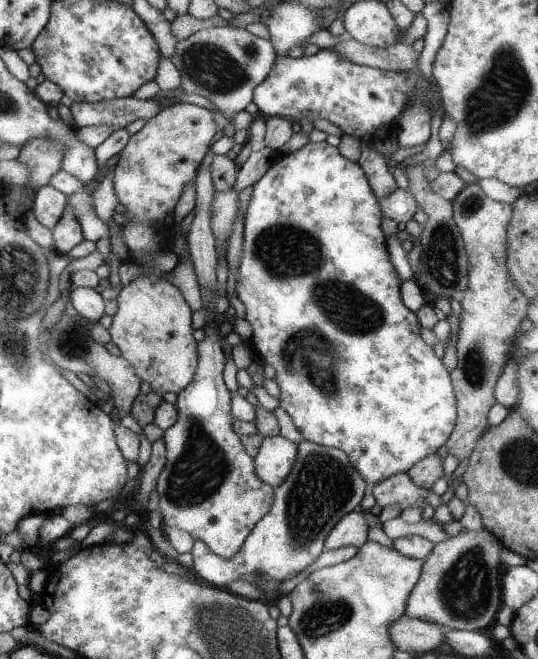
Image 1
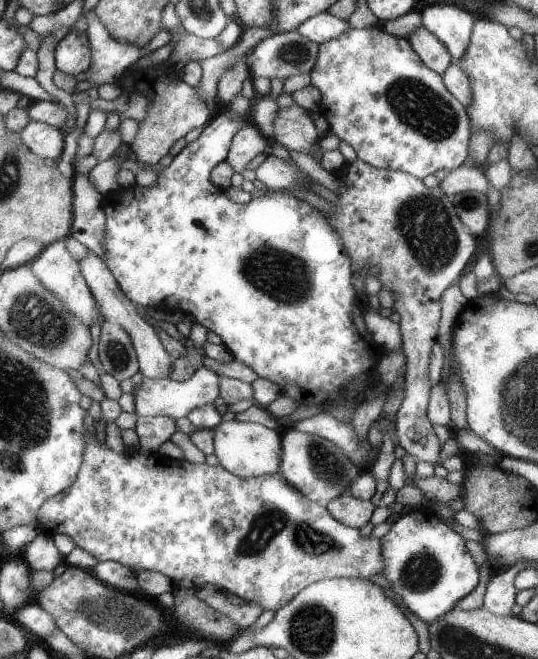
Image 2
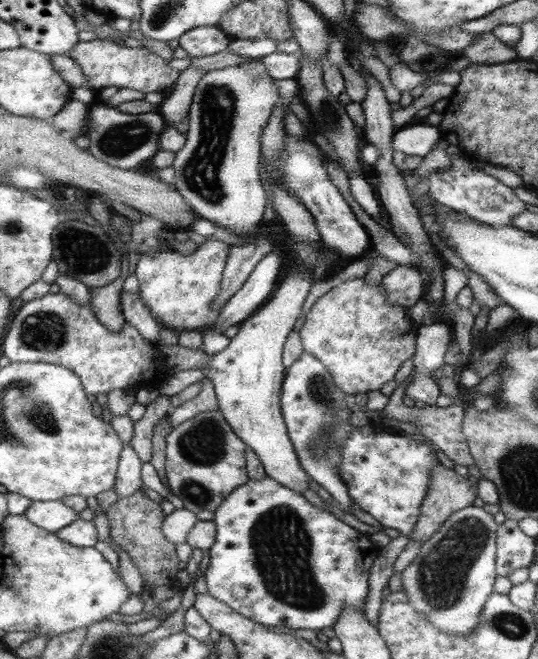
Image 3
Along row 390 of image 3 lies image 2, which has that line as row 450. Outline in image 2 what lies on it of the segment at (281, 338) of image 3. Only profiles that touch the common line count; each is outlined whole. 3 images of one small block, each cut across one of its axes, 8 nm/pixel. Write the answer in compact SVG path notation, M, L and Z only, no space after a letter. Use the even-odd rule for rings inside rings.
M235 420L221 421L214 428L214 455L218 464L235 476L243 479L270 475L279 470L282 456L281 432L271 430L257 423Z

